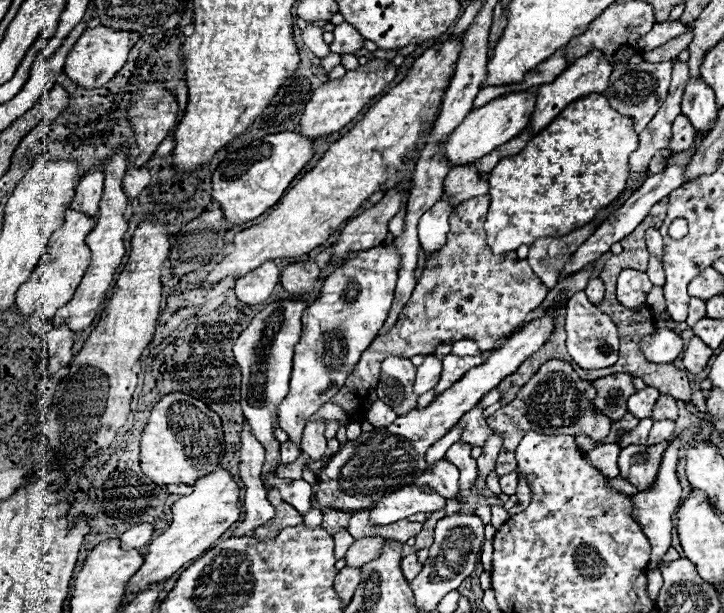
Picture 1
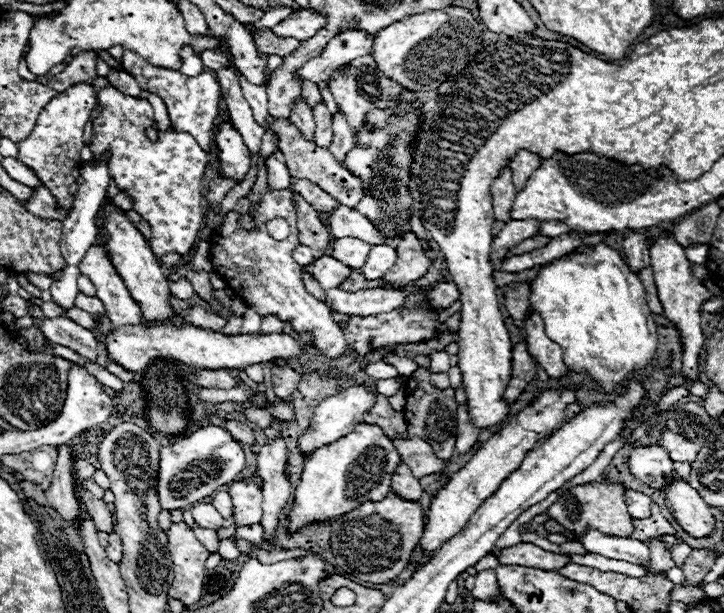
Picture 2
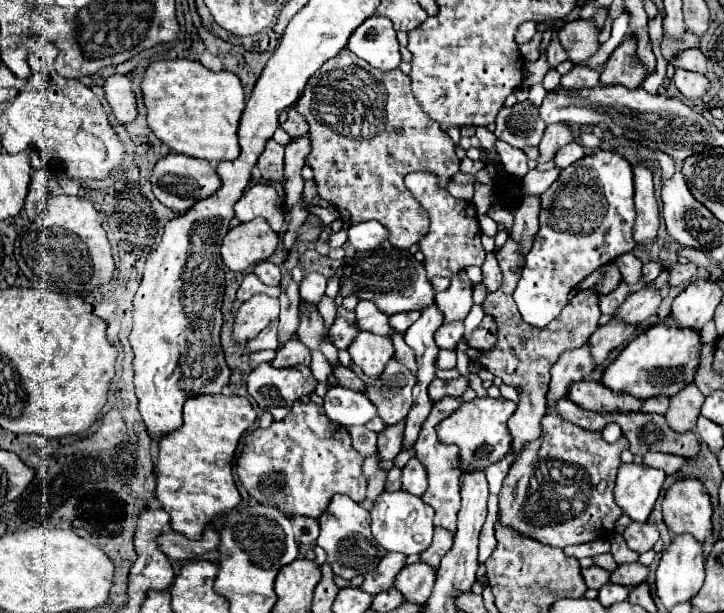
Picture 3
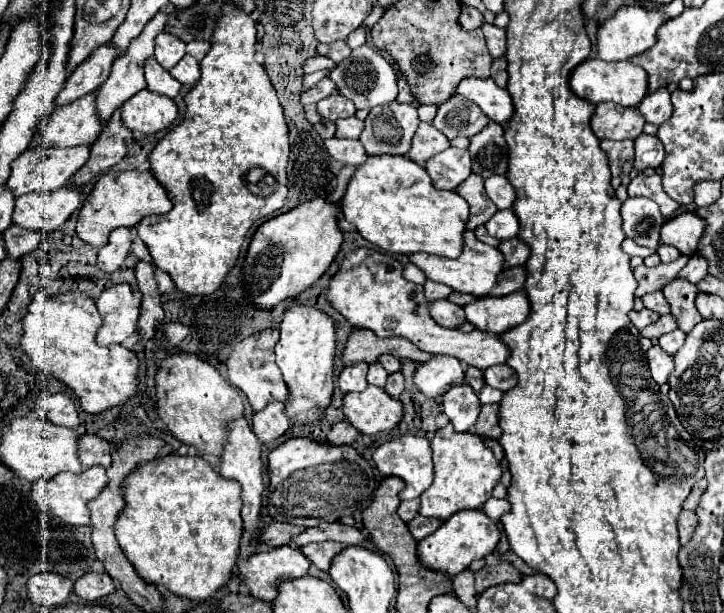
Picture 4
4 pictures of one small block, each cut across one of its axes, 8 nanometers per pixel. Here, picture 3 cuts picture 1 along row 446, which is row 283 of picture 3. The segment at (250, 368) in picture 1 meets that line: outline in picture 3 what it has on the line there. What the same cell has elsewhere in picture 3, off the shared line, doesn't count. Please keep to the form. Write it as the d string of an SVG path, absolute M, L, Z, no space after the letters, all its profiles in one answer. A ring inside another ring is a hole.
M268 260L256 264L254 274L268 286L280 286L280 268Z

